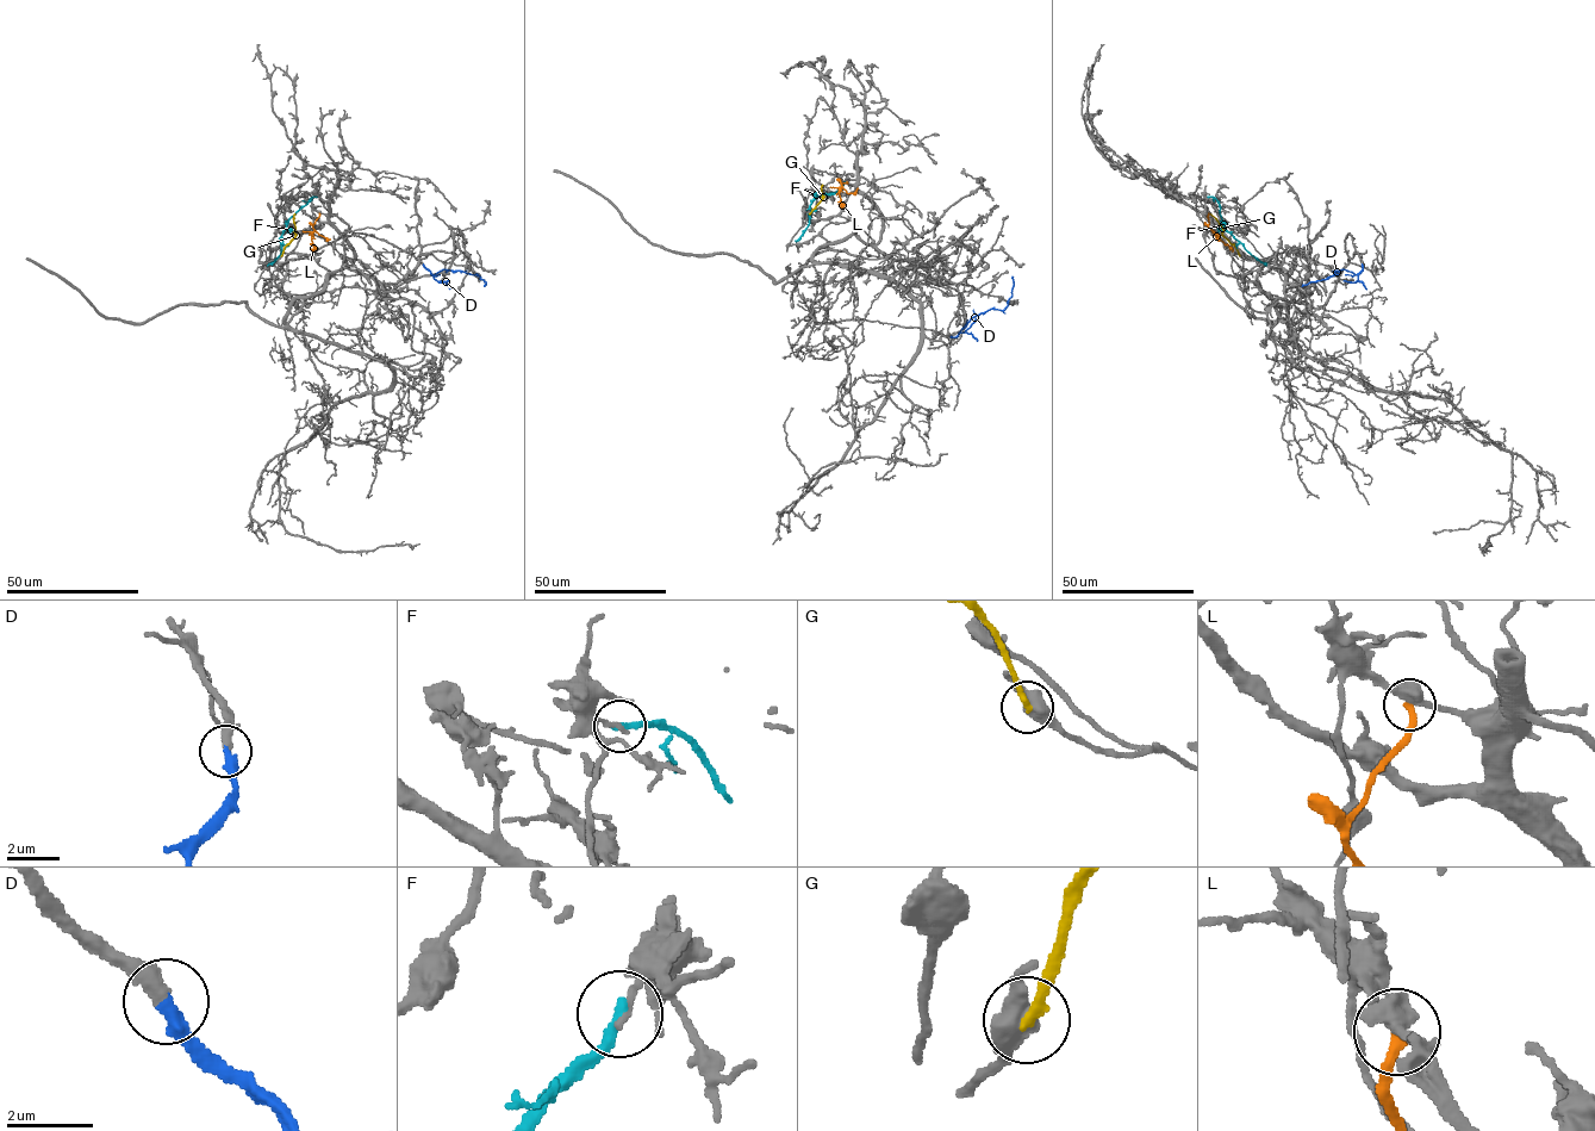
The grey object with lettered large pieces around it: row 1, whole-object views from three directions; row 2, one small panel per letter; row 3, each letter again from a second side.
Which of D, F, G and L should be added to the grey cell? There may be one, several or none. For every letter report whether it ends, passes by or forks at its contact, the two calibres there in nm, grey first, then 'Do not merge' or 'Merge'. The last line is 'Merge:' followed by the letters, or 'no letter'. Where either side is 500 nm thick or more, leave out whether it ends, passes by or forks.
D: It ends there. Thickness 380 nm (grey) against 360 nm. Merge
F: It ends there. Thickness 190 nm (grey) against 280 nm. Do not merge
G: Thickness 550 nm (grey) against 260 nm. Do not merge
L: It ends there. Thickness 460 nm (grey) against 280 nm. Do not merge
Merge: D

